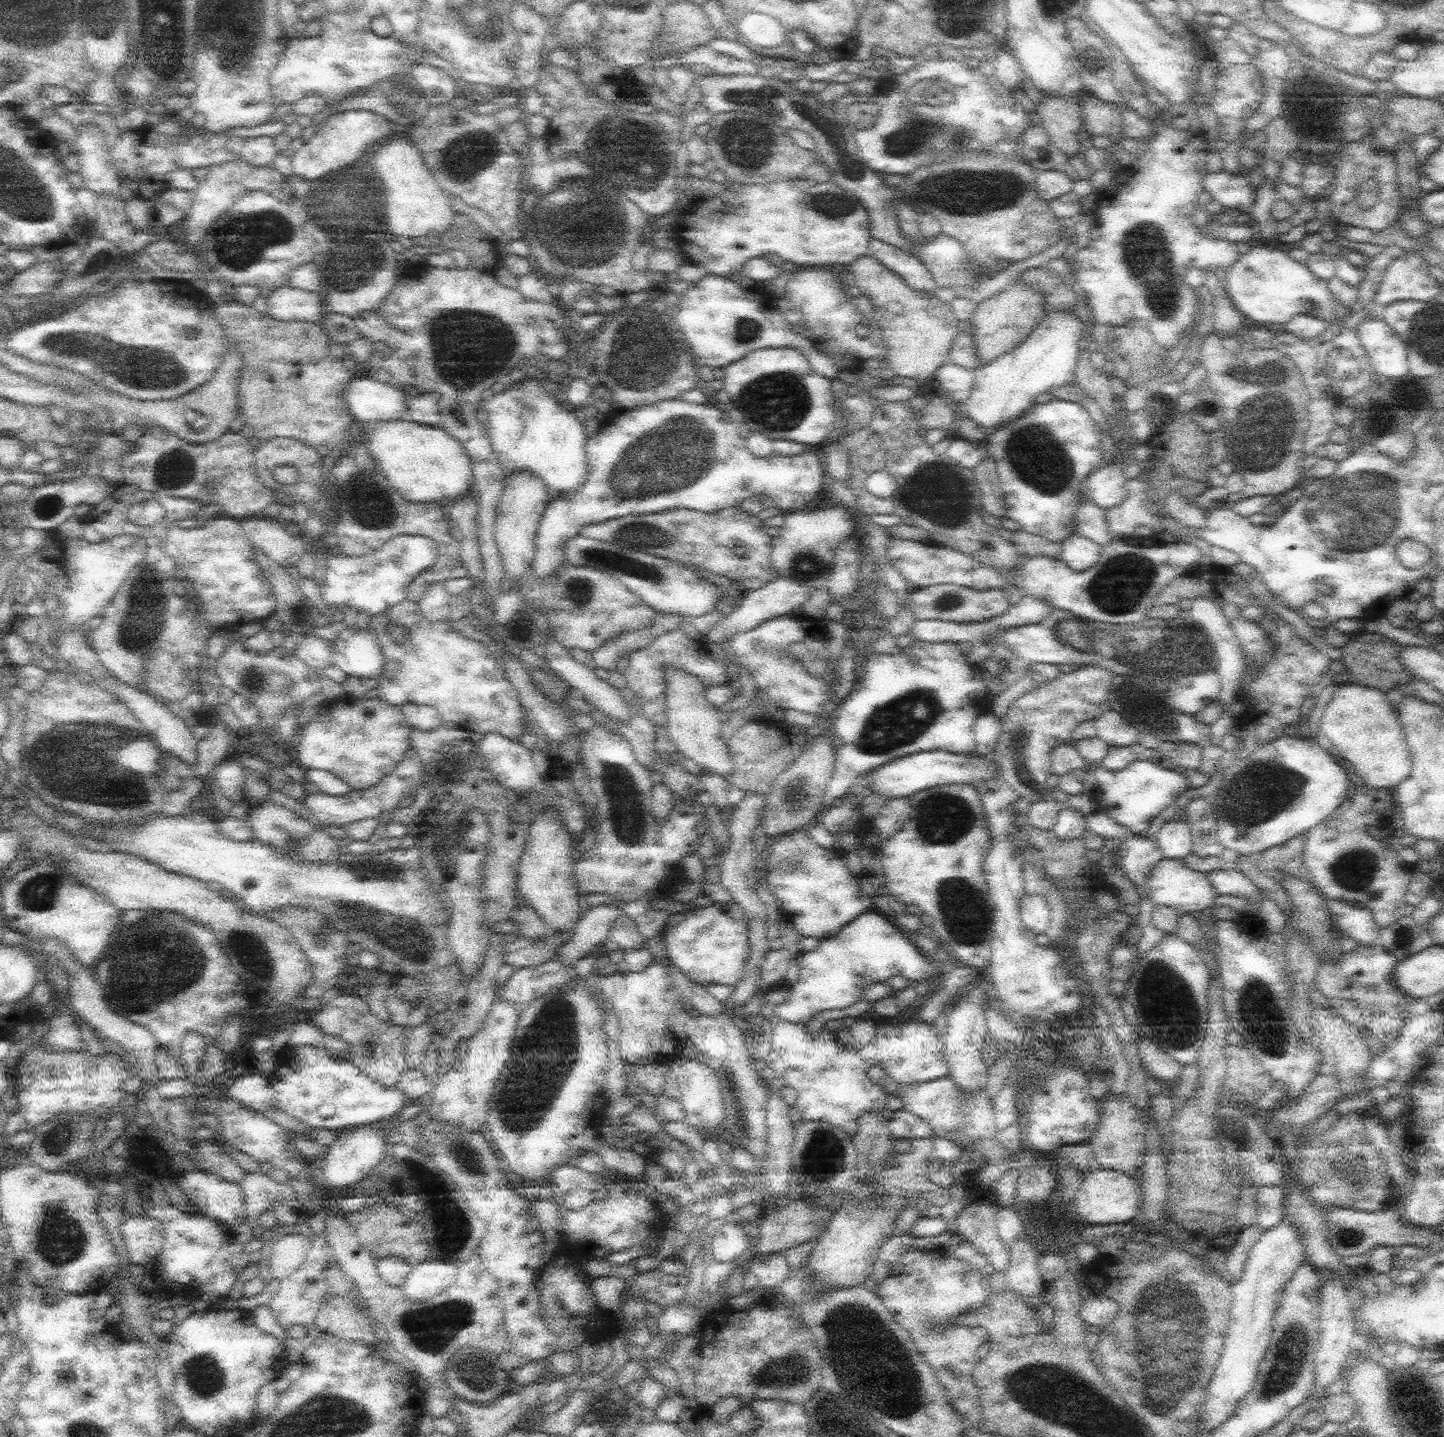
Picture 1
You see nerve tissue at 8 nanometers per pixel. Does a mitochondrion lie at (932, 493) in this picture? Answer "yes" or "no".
yes

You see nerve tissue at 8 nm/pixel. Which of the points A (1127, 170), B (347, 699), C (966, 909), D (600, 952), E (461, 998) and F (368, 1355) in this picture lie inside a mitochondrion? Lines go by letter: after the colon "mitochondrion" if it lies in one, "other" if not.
A: other
B: other
C: mitochondrion
D: other
E: other
F: other

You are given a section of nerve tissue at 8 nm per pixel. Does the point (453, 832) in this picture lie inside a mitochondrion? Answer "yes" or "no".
yes

